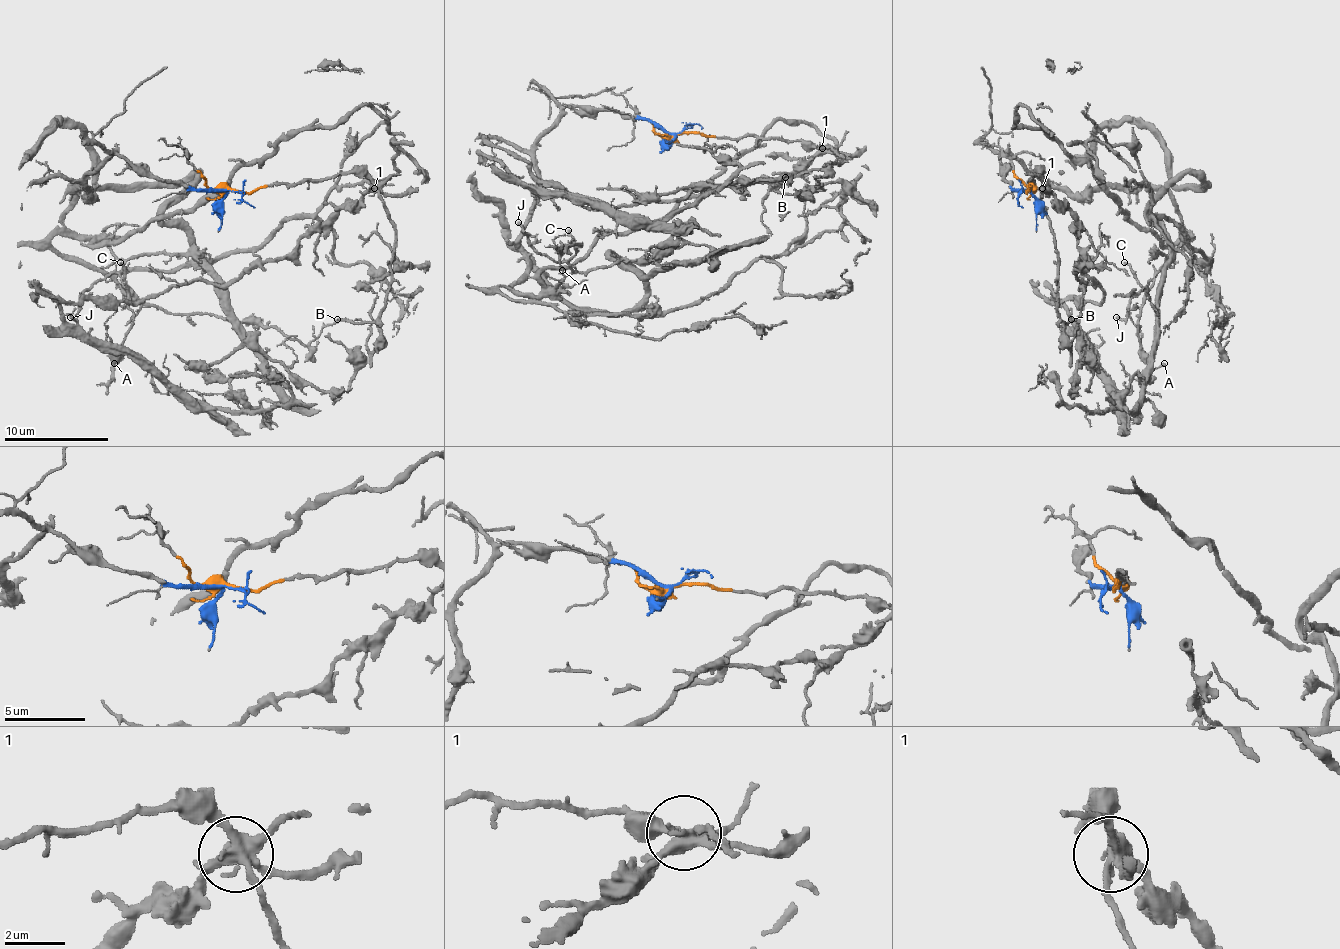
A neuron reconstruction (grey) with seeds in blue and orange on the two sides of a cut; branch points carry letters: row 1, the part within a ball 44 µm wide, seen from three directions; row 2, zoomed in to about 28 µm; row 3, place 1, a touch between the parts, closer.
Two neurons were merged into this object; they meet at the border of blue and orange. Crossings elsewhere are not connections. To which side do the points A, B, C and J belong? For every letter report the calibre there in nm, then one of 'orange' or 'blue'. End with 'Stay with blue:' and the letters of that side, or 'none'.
A: calibre 130 nm; blue
B: calibre 190 nm; orange
C: calibre 160 nm; blue
J: calibre 120 nm; blue
Stay with blue: A, C, J

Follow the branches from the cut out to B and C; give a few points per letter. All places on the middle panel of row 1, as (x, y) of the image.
B: (674, 135), (701, 132), (709, 137), (806, 140), (829, 148), (842, 158), (821, 169), (785, 177)
C: (674, 135), (567, 106), (535, 145), (520, 295), (549, 295), (572, 271), (567, 229)

